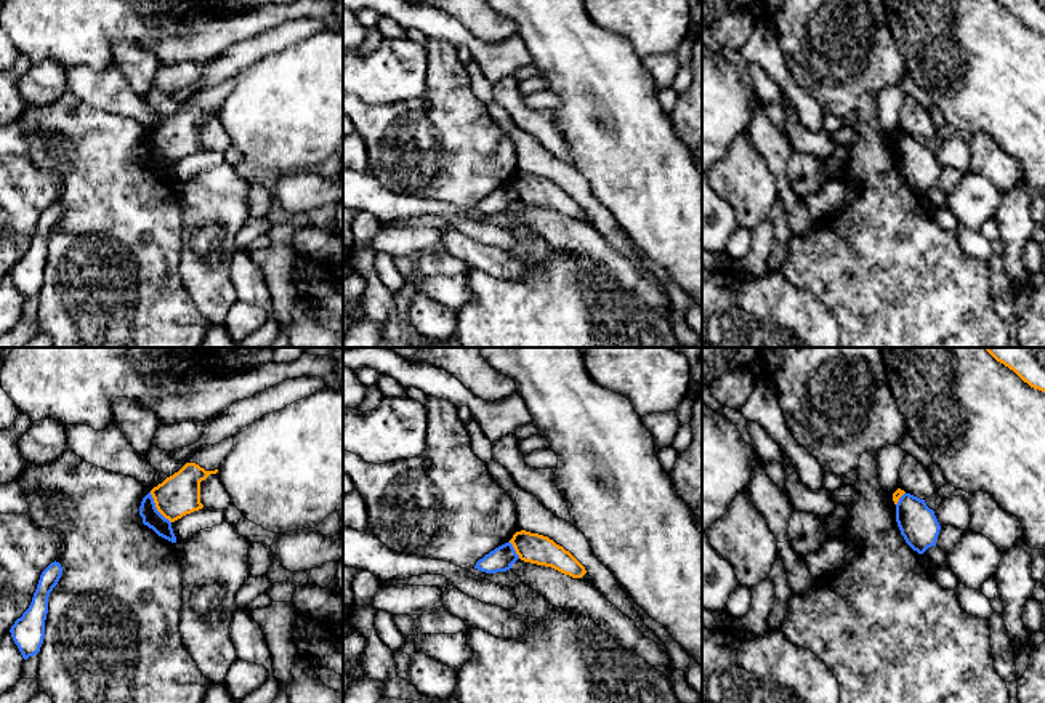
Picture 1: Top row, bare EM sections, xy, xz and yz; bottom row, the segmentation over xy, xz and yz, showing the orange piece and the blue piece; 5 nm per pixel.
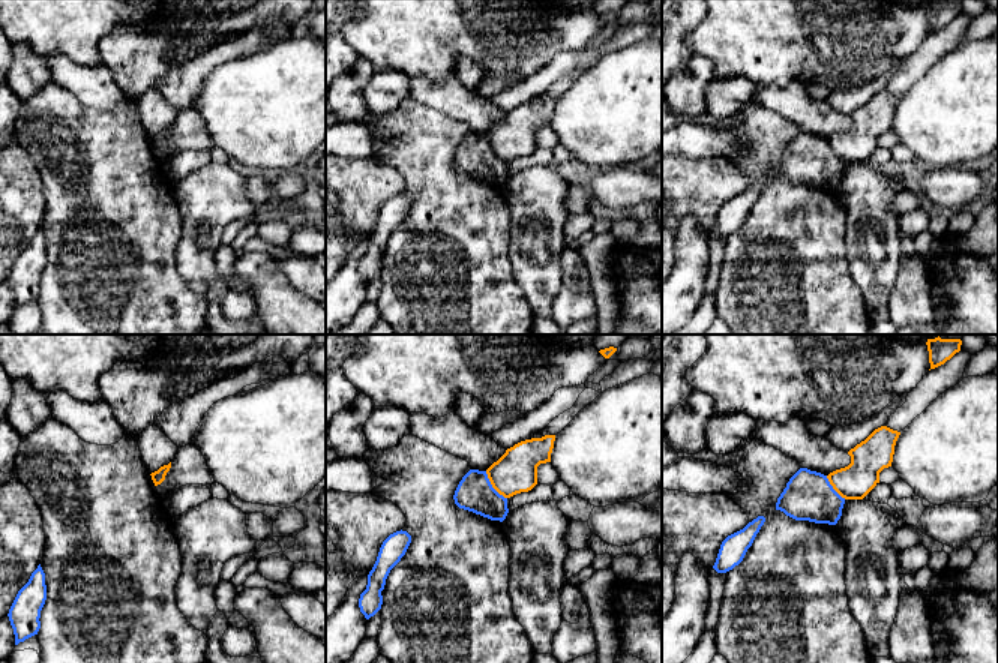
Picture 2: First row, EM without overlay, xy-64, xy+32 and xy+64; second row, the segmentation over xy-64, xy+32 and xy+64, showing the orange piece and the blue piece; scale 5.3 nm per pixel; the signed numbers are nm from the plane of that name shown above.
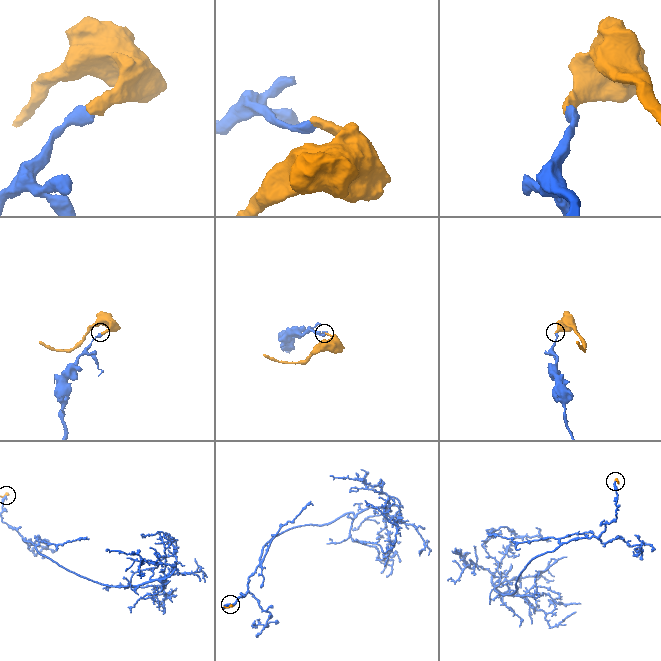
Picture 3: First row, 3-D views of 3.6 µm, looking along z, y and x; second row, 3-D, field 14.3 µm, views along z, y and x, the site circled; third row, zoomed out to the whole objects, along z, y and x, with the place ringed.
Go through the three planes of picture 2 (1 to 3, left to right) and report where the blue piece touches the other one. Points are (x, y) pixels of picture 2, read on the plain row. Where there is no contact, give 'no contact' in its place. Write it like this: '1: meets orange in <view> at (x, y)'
1: no contact
2: meets orange in xy+32 at (492, 150)
3: meets orange in xy+64 at (833, 152)

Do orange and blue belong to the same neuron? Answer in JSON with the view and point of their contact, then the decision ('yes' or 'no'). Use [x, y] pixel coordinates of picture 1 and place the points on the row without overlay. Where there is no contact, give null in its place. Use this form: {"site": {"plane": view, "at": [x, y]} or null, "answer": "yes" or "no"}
{"site": {"plane": "xy", "at": [156, 148]}, "answer": "no"}

